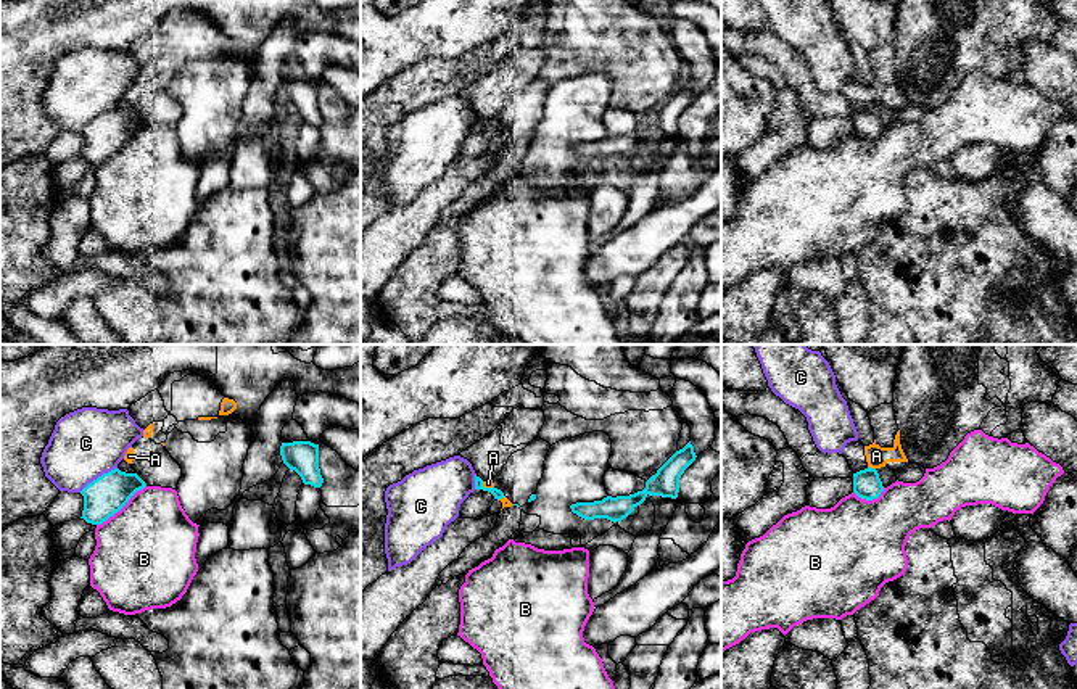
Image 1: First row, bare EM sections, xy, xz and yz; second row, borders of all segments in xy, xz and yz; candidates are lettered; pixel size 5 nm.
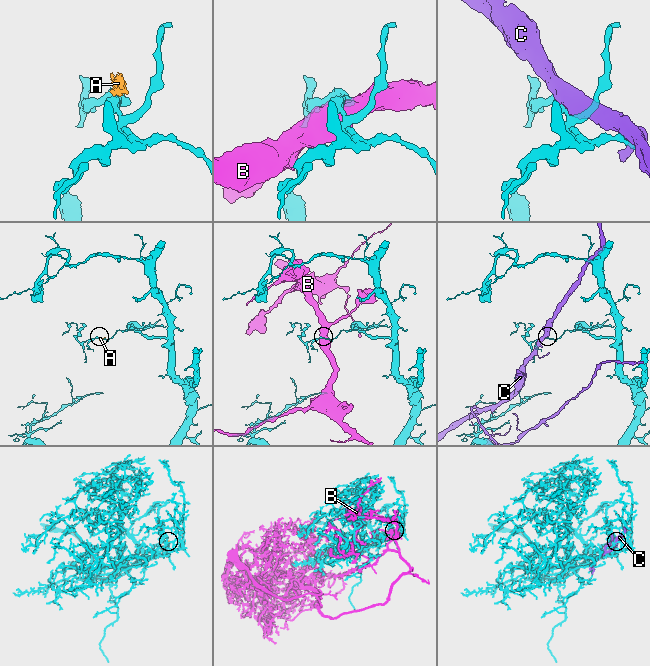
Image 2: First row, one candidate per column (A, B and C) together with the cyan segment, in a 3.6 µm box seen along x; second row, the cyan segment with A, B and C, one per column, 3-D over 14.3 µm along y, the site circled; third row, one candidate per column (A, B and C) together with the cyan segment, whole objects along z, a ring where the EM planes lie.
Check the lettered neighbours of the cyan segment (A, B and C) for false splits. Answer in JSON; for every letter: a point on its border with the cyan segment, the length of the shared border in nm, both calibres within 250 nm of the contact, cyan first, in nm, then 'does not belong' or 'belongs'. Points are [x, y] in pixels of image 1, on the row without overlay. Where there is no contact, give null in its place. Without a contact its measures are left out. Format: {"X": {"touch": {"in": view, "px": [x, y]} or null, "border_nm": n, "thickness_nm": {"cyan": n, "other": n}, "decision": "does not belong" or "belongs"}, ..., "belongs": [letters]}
{"A": {"touch": {"in": "yz", "px": [870, 107]}, "border_nm": 40, "thickness_nm": {"cyan": 140, "other": 110}, "decision": "does not belong"}, "B": {"touch": {"in": "xy", "px": [121, 147]}, "border_nm": 320, "thickness_nm": {"cyan": 200, "other": 480}, "decision": "does not belong"}, "C": {"touch": {"in": "xy", "px": [99, 116]}, "border_nm": 220, "thickness_nm": {"cyan": 200, "other": 340}, "decision": "does not belong"}, "belongs": []}

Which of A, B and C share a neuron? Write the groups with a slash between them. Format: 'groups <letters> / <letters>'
groups A / B / C

